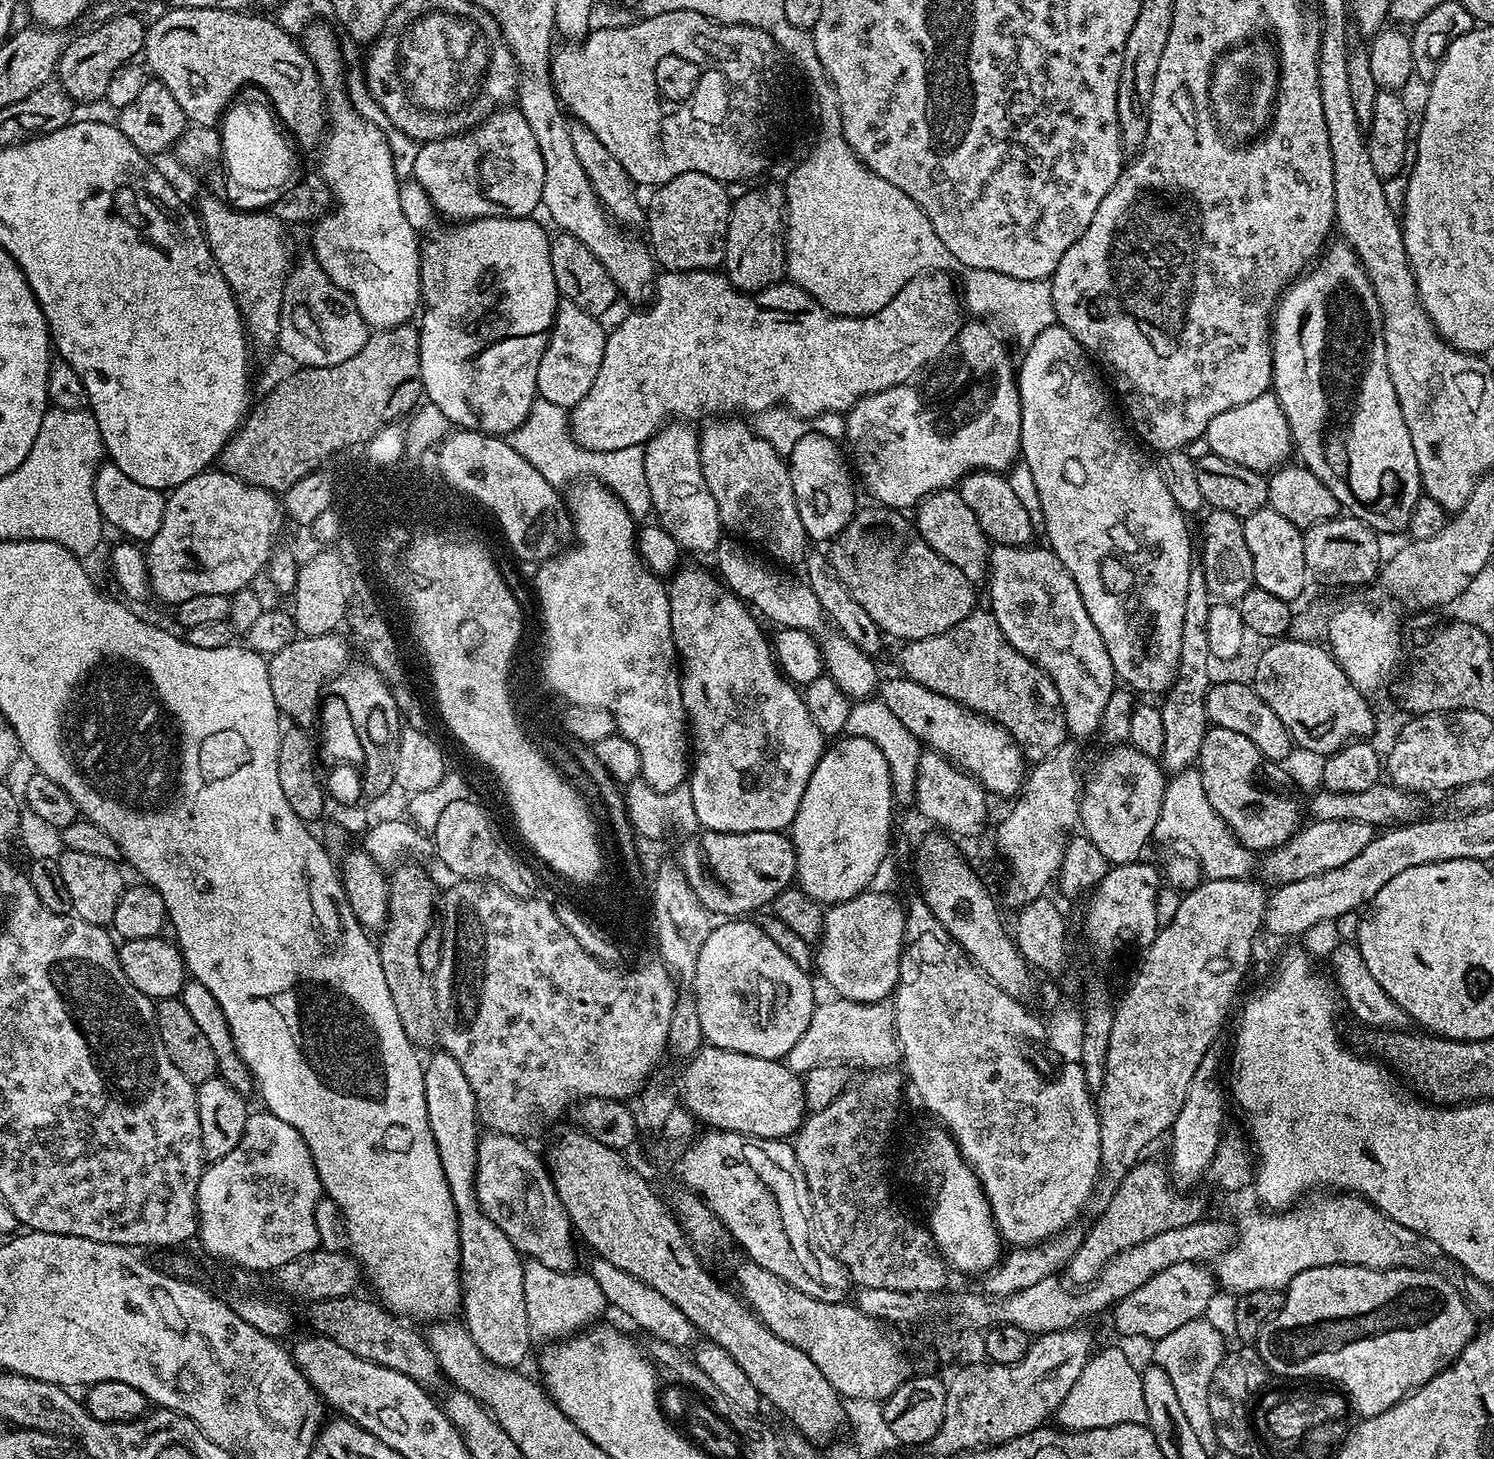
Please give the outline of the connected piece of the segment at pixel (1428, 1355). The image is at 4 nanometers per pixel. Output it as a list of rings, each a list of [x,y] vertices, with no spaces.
[[[1335,1264],[1334,1266],[1318,1266],[1310,1270],[1302,1270],[1288,1284],[1284,1292],[1284,1304],[1262,1326],[1254,1347],[1262,1358],[1273,1377],[1276,1376],[1309,1376],[1312,1380],[1333,1380],[1335,1387],[1346,1397],[1351,1411],[1357,1412],[1357,1417],[1367,1418],[1382,1414],[1382,1410],[1390,1410],[1390,1406],[1399,1400],[1407,1398],[1410,1392],[1417,1392],[1426,1382],[1430,1382],[1443,1368],[1449,1368],[1455,1362],[1460,1351],[1472,1341],[1478,1331],[1476,1325],[1477,1313],[1464,1298],[1464,1293],[1456,1288],[1444,1276],[1439,1276],[1436,1270],[1425,1266],[1423,1268],[1363,1268],[1357,1264]]]

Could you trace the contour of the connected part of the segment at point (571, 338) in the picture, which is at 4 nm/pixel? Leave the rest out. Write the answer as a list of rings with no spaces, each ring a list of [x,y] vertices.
[[[561,299],[557,303],[556,319],[548,332],[548,345],[538,366],[536,391],[539,399],[571,410],[575,404],[582,402],[582,398],[586,398],[586,390],[594,386],[594,378],[598,378],[598,366],[602,366],[606,328],[600,323],[597,317],[586,314],[586,310],[578,310],[574,302]]]

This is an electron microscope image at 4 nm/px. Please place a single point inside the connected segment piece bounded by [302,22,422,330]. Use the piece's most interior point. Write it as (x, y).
(367, 248)

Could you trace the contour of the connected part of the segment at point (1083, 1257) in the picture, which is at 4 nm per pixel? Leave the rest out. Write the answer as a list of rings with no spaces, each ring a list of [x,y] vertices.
[[[1147,1160],[1134,1165],[1126,1178],[1120,1180],[1114,1198],[1110,1198],[1110,1206],[1106,1206],[1106,1210],[1091,1221],[1092,1228],[1090,1224],[1085,1231],[1082,1246],[1078,1246],[1066,1269],[1067,1279],[1072,1279],[1073,1285],[1091,1285],[1101,1270],[1120,1252],[1146,1242],[1146,1238],[1154,1238],[1154,1234],[1162,1234],[1162,1230],[1178,1230],[1178,1226],[1197,1224],[1205,1215],[1203,1202],[1196,1196],[1190,1196],[1194,1194],[1168,1196],[1170,1173],[1167,1167],[1163,1163],[1155,1164]]]

